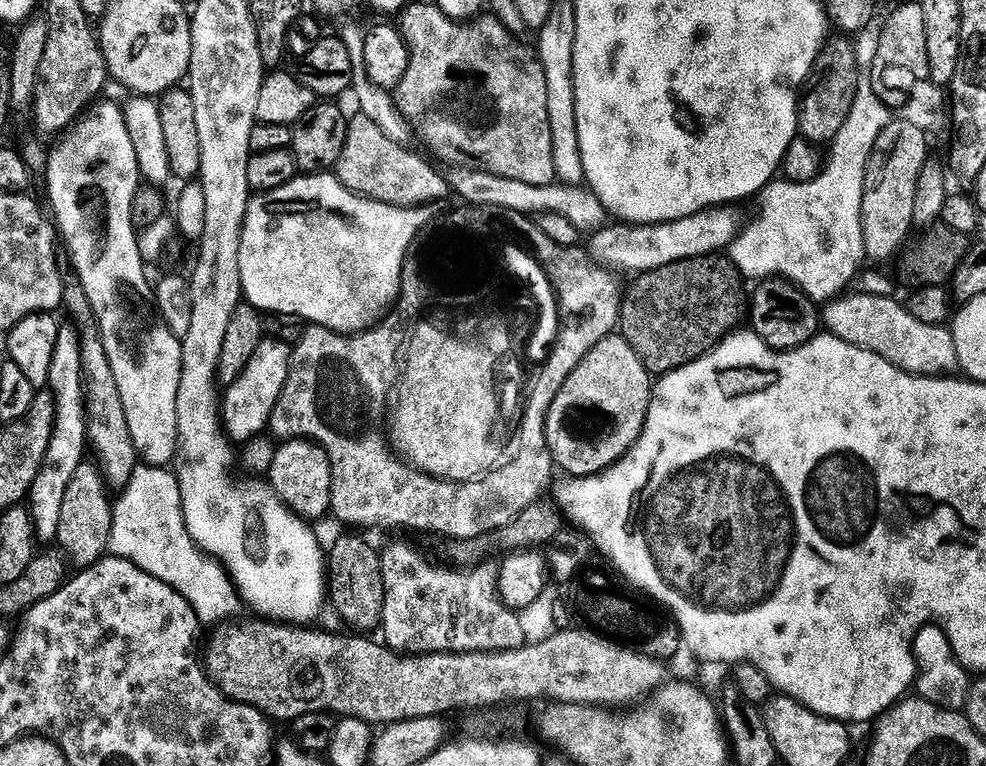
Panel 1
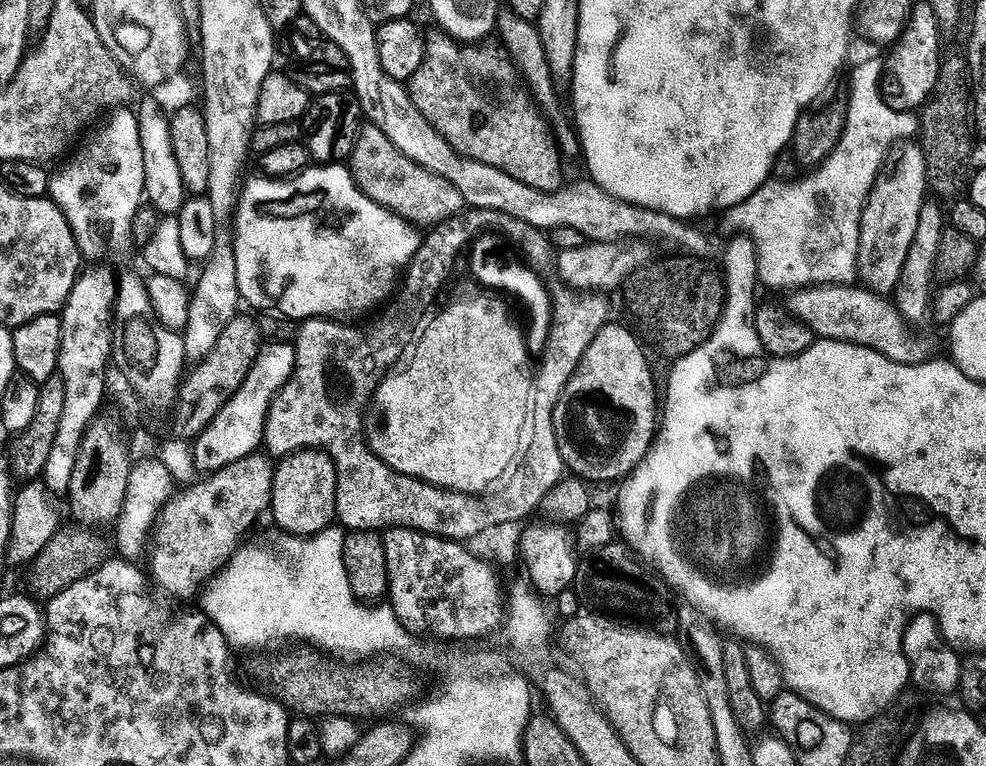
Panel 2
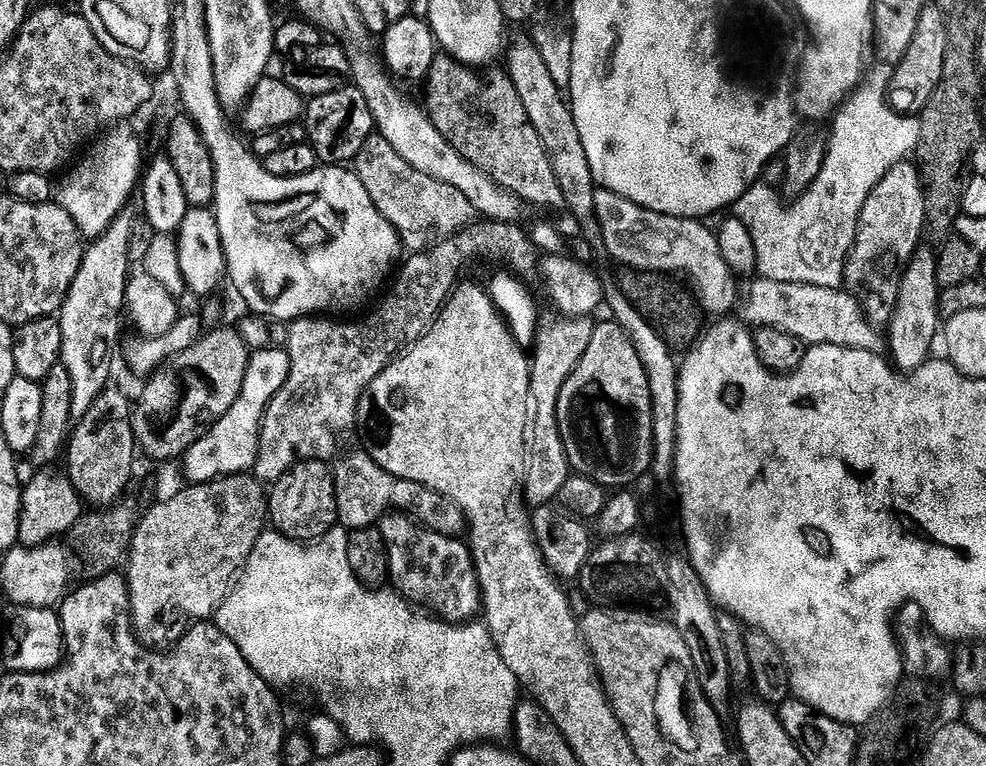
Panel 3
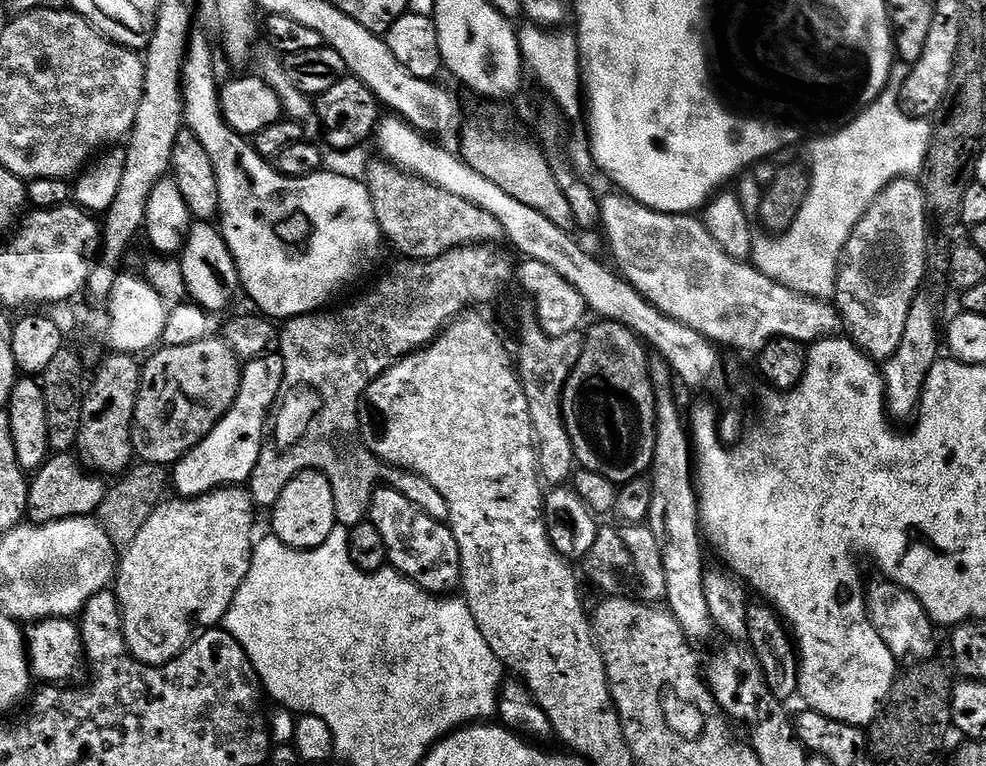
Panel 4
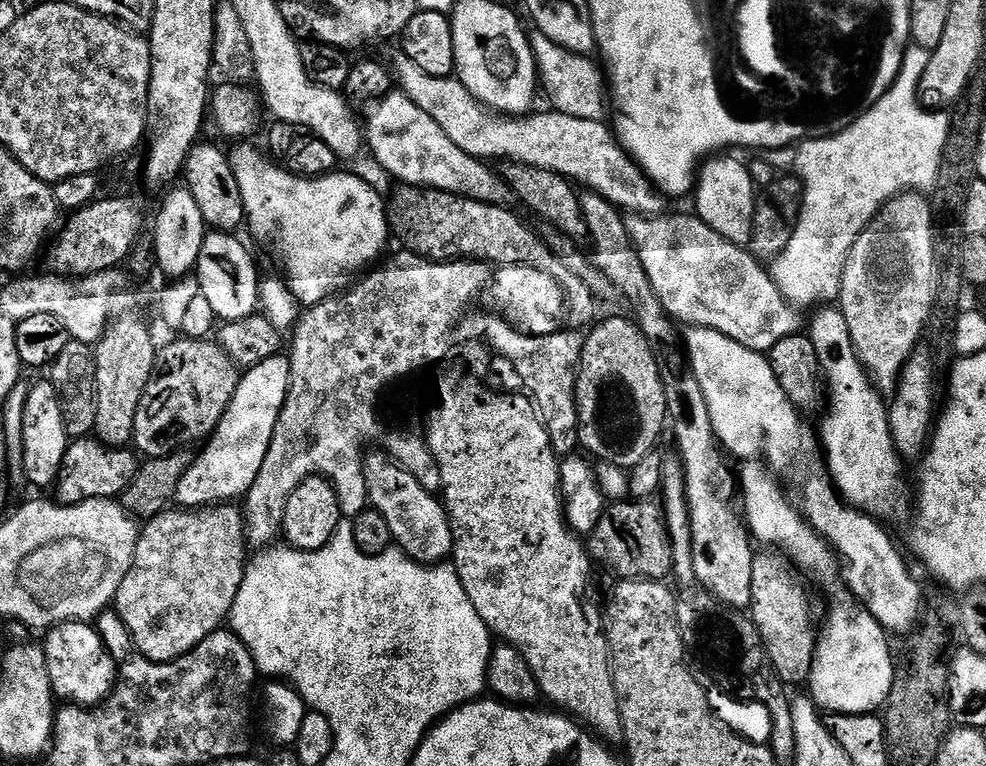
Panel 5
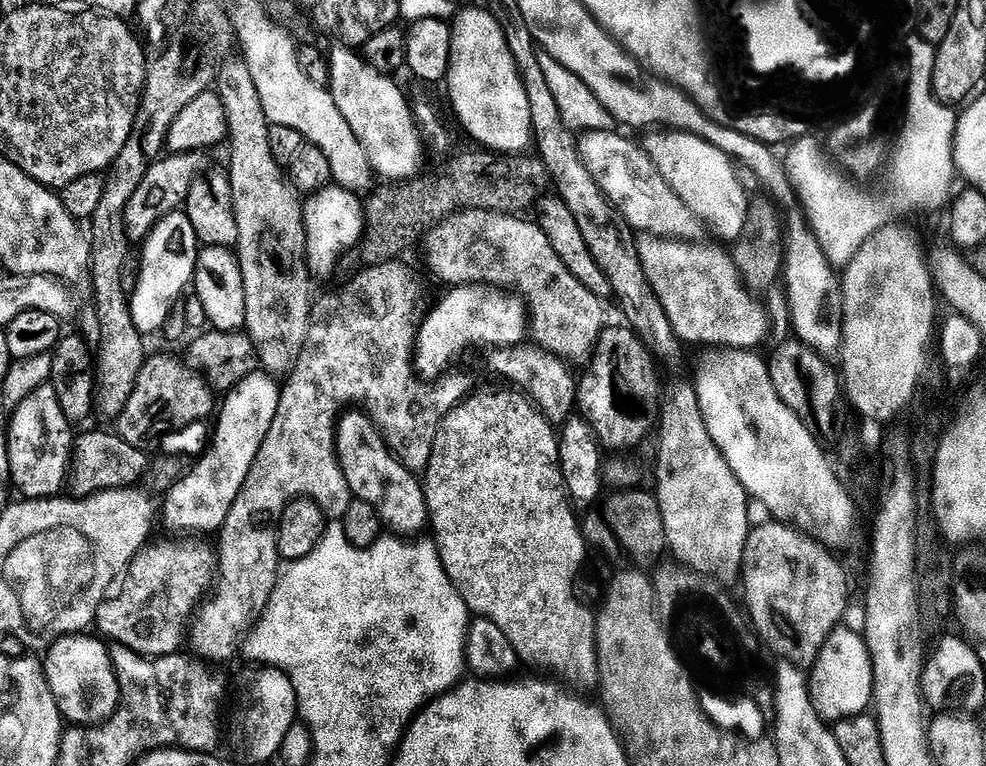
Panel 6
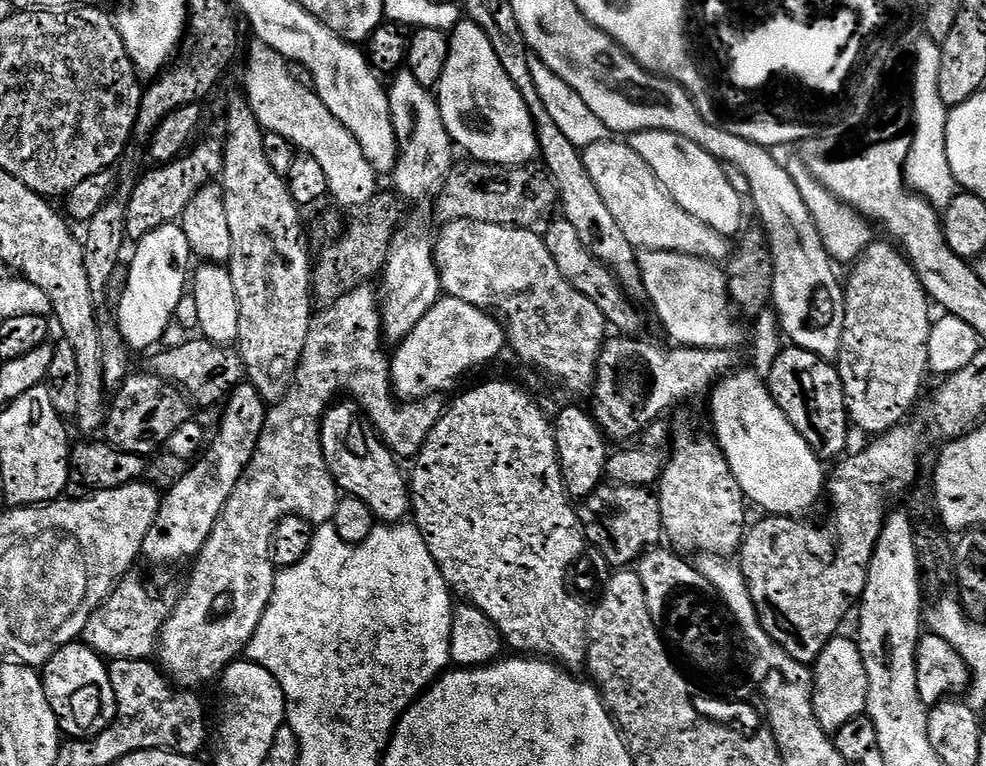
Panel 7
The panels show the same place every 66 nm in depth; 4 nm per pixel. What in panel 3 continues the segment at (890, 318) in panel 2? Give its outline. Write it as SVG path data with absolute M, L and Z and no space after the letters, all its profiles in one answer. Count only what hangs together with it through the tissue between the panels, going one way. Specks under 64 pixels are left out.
M755 279L750 286L744 306L743 319L753 327L780 329L808 346L842 345L844 348L862 349L882 354L886 340L866 315L865 307L853 293L843 289L816 287L792 283L778 283Z

